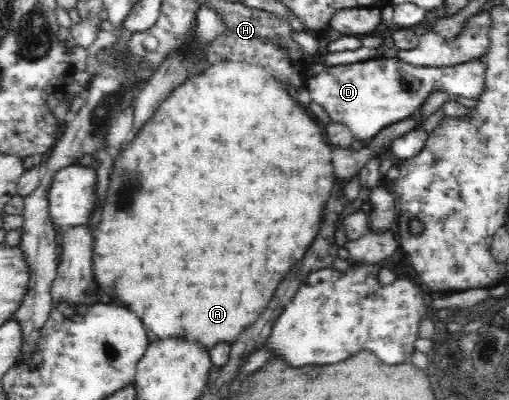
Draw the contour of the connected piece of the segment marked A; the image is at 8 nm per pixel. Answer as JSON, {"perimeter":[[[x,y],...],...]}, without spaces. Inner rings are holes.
{"perimeter":[[[221,60],[217,64],[213,64],[203,69],[201,76],[191,75],[189,80],[185,80],[179,88],[175,88],[171,95],[163,101],[163,104],[156,110],[155,115],[140,129],[140,132],[135,136],[132,142],[123,144],[119,149],[119,154],[114,160],[112,166],[112,174],[110,177],[111,184],[109,184],[109,190],[107,190],[107,202],[103,206],[103,214],[101,214],[101,224],[97,226],[95,230],[95,250],[93,250],[93,274],[95,274],[95,280],[97,284],[101,286],[103,292],[107,292],[119,306],[125,306],[127,310],[133,310],[141,320],[143,320],[143,326],[153,332],[159,340],[167,340],[167,338],[173,338],[173,340],[195,340],[195,342],[211,350],[215,344],[219,342],[227,342],[227,344],[233,344],[233,340],[249,324],[253,324],[259,316],[259,312],[265,310],[265,306],[269,304],[269,300],[273,298],[273,292],[277,288],[277,284],[287,276],[287,272],[293,268],[293,264],[297,264],[303,254],[307,252],[307,248],[311,246],[311,242],[315,240],[317,232],[319,232],[319,222],[321,222],[321,214],[323,214],[323,208],[325,208],[325,202],[327,198],[331,196],[331,190],[333,190],[333,182],[335,182],[335,176],[333,176],[333,166],[331,166],[331,146],[327,142],[327,138],[323,136],[323,132],[319,130],[319,126],[311,120],[311,116],[287,94],[285,86],[281,84],[280,80],[275,80],[274,76],[271,76],[264,68],[260,66],[249,64],[246,62],[239,62],[238,60]]]}

